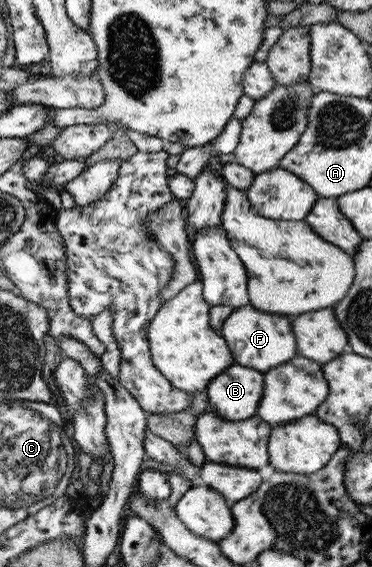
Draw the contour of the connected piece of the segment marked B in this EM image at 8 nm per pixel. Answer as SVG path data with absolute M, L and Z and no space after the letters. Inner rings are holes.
M234 363L211 380L207 388L209 408L224 420L241 421L257 414L266 379L254 368Z

